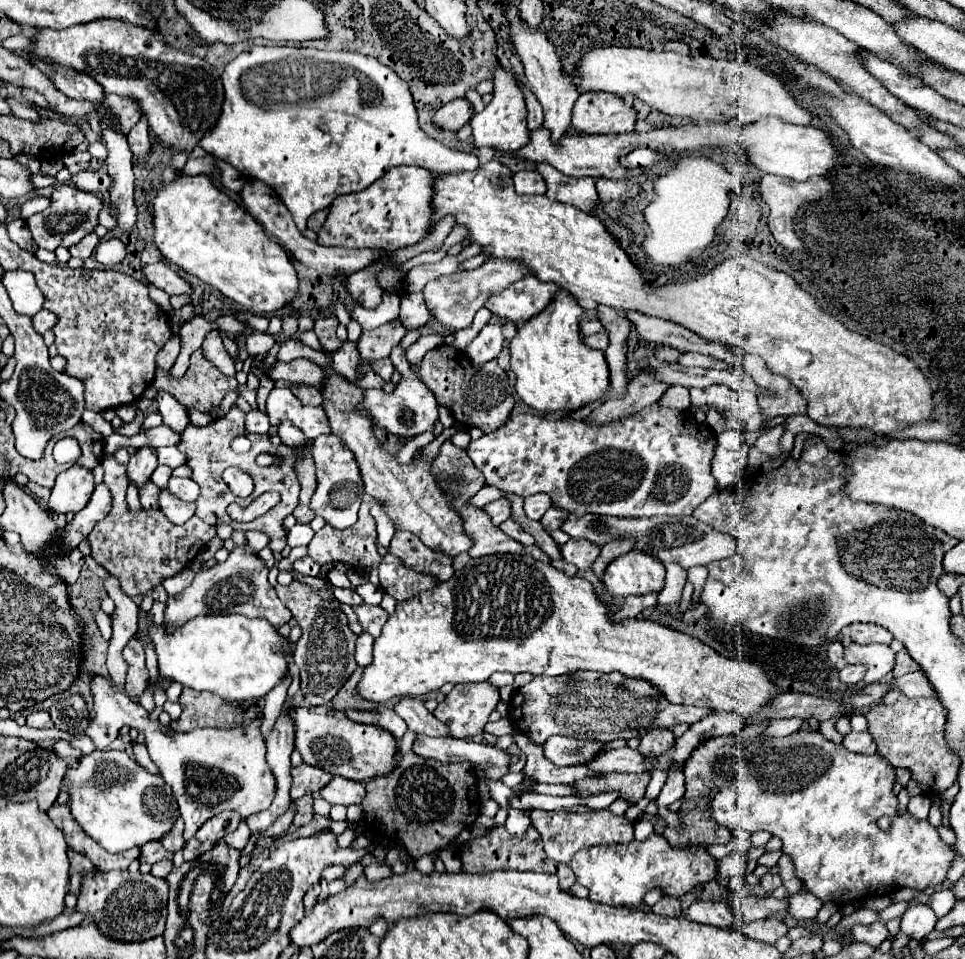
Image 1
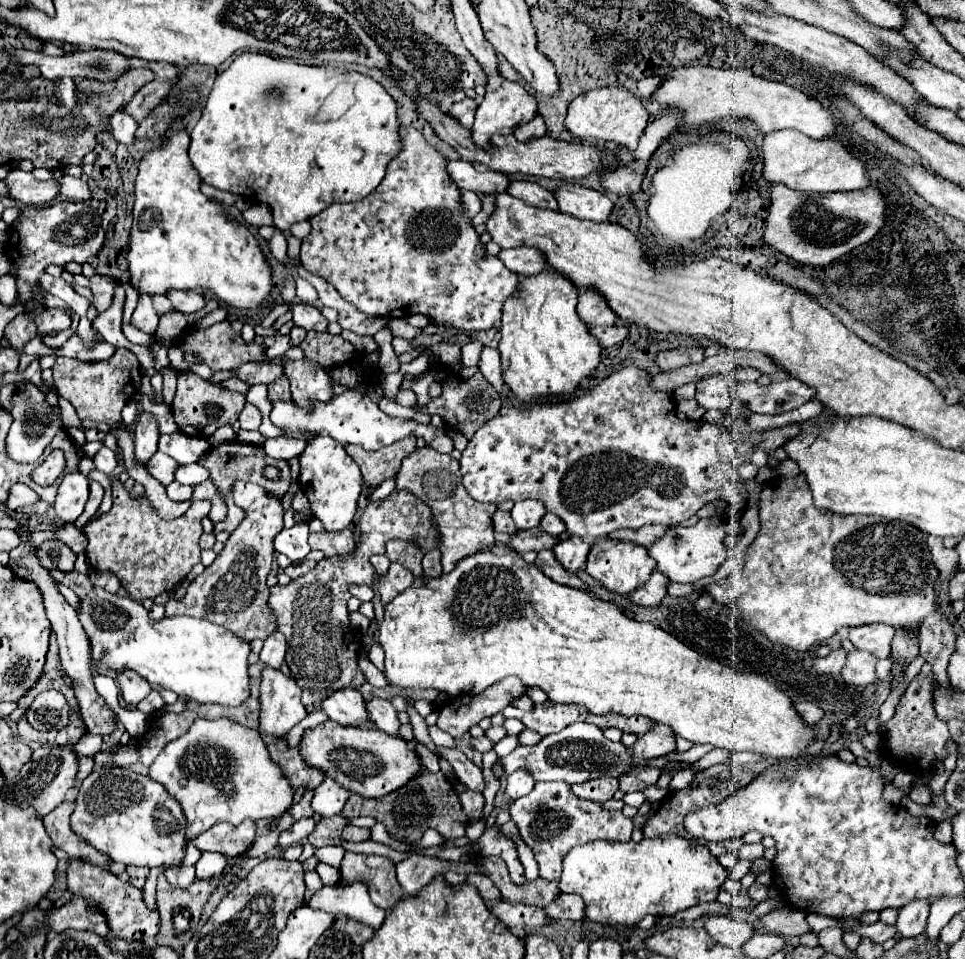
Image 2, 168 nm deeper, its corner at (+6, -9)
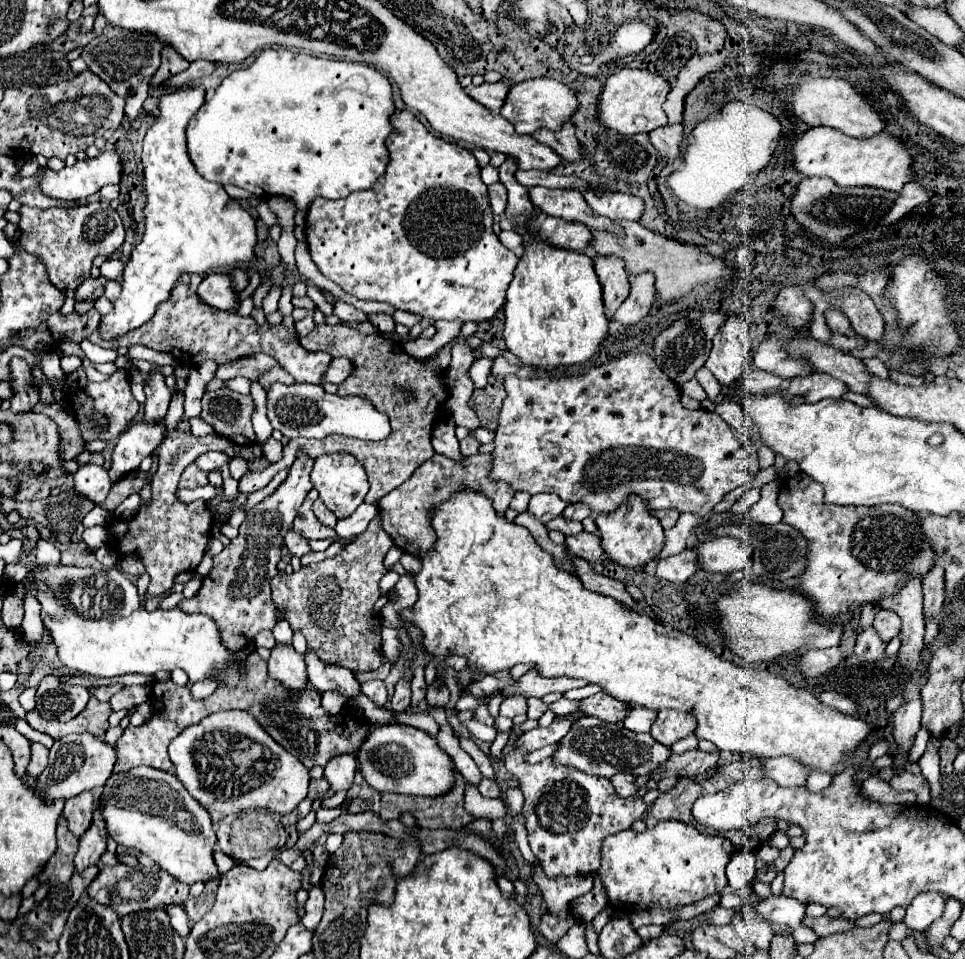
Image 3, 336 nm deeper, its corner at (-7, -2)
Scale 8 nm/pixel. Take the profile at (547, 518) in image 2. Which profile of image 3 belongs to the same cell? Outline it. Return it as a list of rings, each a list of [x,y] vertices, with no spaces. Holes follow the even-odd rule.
[[[576,502],[576,504],[568,504],[568,506],[564,508],[562,516],[568,518],[568,520],[578,520],[578,522],[582,522],[584,518],[592,516],[592,510],[590,510],[590,506],[584,504],[584,502]]]

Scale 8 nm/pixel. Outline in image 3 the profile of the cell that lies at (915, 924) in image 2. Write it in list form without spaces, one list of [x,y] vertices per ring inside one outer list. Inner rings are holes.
[[[926,892],[912,900],[906,908],[904,924],[914,932],[924,932],[944,912],[944,896],[938,892]]]

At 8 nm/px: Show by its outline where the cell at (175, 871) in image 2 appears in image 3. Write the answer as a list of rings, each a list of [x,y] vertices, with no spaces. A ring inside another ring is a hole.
[[[116,864],[112,868],[104,866],[100,870],[100,874],[96,876],[96,880],[92,882],[88,894],[96,900],[100,900],[102,904],[112,906],[120,916],[124,914],[132,914],[138,910],[148,910],[148,908],[158,908],[162,904],[182,904],[188,898],[188,890],[190,886],[182,886],[178,880],[172,880],[172,876],[168,876],[168,872],[164,870],[152,870],[152,868],[144,868],[140,864],[126,866],[126,864]]]

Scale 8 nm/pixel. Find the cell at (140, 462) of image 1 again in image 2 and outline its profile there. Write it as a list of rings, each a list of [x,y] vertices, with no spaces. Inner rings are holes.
[[[141,413],[137,423],[135,423],[135,435],[133,437],[135,437],[135,459],[141,465],[147,465],[147,461],[157,451],[157,439],[159,439],[157,421],[151,415]]]

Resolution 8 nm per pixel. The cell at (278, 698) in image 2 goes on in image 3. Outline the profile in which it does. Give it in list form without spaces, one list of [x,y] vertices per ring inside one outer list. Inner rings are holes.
[[[276,644],[268,658],[268,674],[280,680],[286,688],[300,692],[306,688],[308,676],[304,672],[304,656],[292,644]]]

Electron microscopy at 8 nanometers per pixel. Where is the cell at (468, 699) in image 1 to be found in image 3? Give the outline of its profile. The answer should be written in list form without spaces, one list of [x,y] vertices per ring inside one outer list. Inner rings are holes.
[[[530,670],[530,672],[526,672],[526,674],[516,682],[516,686],[506,688],[506,692],[508,692],[510,696],[520,694],[520,696],[542,698],[542,696],[546,696],[546,694],[550,694],[550,692],[560,692],[560,694],[564,694],[566,690],[582,688],[582,686],[586,686],[586,684],[588,684],[586,680],[574,680],[574,678],[564,678],[564,676],[546,678],[546,676],[538,674],[536,670]]]

